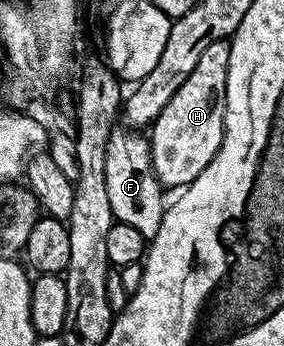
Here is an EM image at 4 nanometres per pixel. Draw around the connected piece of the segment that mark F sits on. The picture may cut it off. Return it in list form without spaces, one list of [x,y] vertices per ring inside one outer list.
[[[122,125],[113,126],[107,137],[103,173],[106,175],[106,195],[109,196],[113,218],[129,223],[130,227],[142,232],[145,240],[150,241],[161,226],[166,201],[162,199],[163,186],[153,170],[149,138],[139,130]]]

